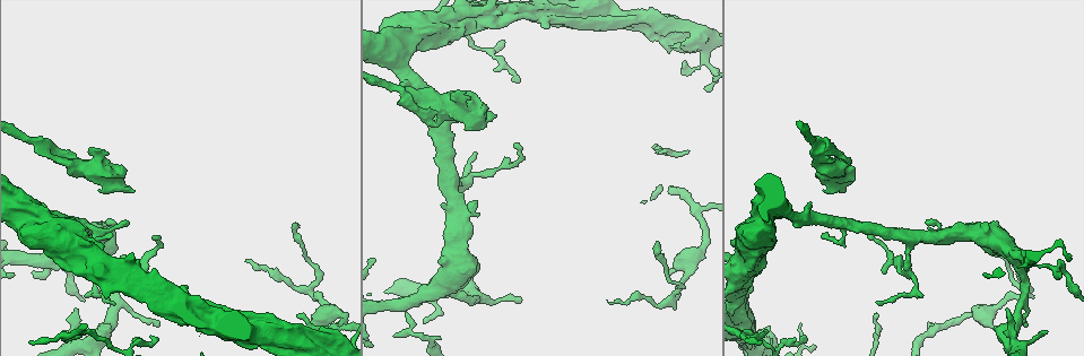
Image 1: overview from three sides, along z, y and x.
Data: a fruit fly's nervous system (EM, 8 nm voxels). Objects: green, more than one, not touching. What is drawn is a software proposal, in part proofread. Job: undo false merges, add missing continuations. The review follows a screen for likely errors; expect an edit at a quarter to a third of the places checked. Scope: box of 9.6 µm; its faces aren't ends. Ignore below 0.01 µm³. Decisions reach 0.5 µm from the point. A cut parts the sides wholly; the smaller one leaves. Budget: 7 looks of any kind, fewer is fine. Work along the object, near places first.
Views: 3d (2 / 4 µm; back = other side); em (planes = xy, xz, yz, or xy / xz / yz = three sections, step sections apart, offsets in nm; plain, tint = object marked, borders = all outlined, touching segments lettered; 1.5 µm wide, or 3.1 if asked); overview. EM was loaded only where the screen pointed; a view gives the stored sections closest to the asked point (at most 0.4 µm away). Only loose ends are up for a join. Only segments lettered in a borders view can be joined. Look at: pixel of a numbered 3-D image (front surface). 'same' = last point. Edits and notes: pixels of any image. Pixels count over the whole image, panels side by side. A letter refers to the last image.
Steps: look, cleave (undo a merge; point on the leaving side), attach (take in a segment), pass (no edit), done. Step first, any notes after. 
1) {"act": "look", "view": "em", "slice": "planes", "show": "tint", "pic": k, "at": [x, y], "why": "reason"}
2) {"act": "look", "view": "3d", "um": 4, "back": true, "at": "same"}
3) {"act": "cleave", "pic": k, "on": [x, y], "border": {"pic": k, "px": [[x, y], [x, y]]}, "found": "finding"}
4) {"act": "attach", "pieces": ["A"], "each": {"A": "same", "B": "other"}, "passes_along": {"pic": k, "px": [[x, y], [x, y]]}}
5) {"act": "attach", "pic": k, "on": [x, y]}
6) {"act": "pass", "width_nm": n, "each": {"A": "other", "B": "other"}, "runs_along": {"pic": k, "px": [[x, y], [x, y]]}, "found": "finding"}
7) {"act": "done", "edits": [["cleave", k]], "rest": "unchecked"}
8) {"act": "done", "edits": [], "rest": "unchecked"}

{"act": "look", "view": "3d", "um": 4, "pic": 1, "at": [133, 191], "why": "branch stops here"}

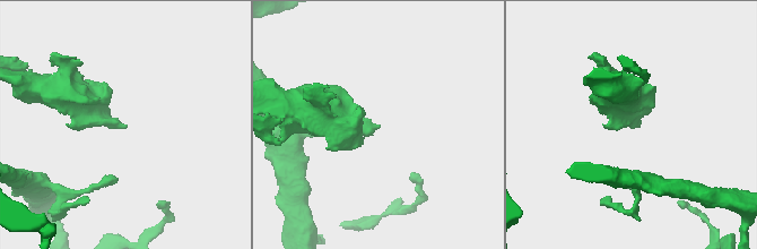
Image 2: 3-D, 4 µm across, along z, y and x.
{"act": "look", "view": "em", "slice": "planes", "show": "plain", "pic": 2, "at": [631, 124]}

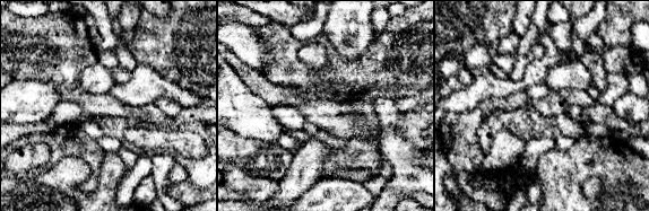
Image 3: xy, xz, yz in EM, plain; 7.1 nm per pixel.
{"act": "look", "view": "em", "slice": "planes", "show": "borders", "at": "same", "why": "see the neighbours"}

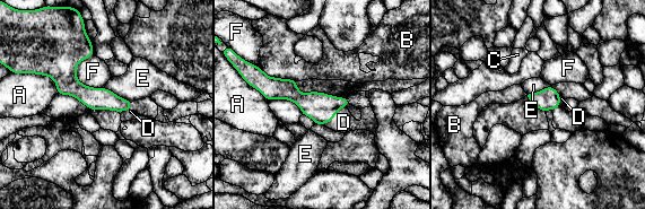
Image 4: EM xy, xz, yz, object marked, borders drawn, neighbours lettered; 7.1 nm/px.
{"act": "attach", "pieces": ["D"], "width_nm": 160, "each": {"A": "other", "B": "other", "C": "other", "D": "same", "E": "other", "F": "other"}, "passes_along": {"pic": 4, "px": [[321, 107], [334, 115], [343, 122]]}, "found": "it goes on there"}

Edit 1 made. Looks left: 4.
{"act": "look", "view": "overview"}

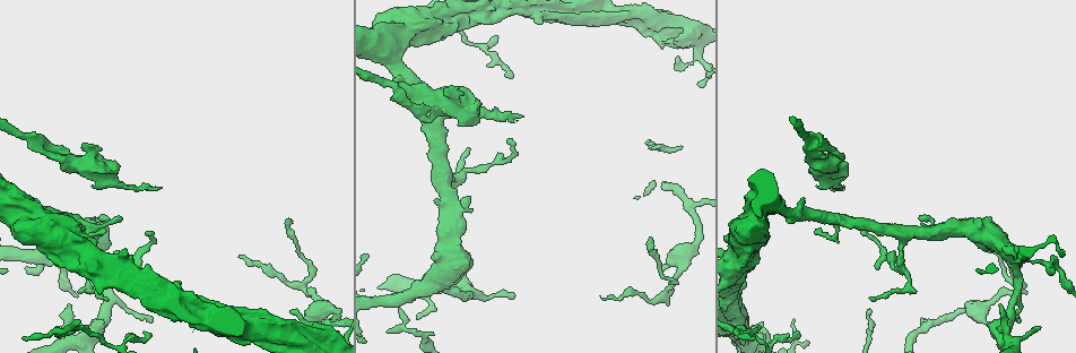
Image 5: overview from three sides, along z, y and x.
{"act": "look", "view": "3d", "um": 4, "pic": 5, "at": [292, 220], "why": "branch stops here"}

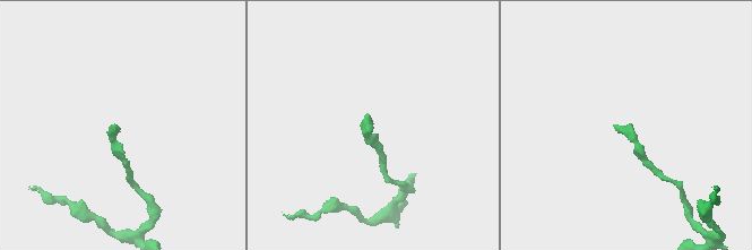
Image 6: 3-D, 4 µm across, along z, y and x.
{"act": "look", "view": "em", "slice": "planes", "show": "borders", "pic": 6, "at": [369, 115]}

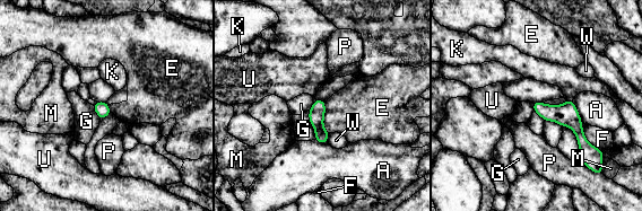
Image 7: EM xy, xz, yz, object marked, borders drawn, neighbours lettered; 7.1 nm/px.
{"act": "pass", "longest_contact_nm": ["F", 220], "each": {"A": "other", "E": "other", "F": "other", "G": "other", "K": "other", "M": "other", "P": "other", "U": "other", "W": "other"}, "border": {"pic": 7, "px": [[324, 102], [327, 110]]}, "found": "no lettered segment goes on from it"}

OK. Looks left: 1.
{"act": "done", "edits": [["attach", 4]], "rest": "unchecked"}

